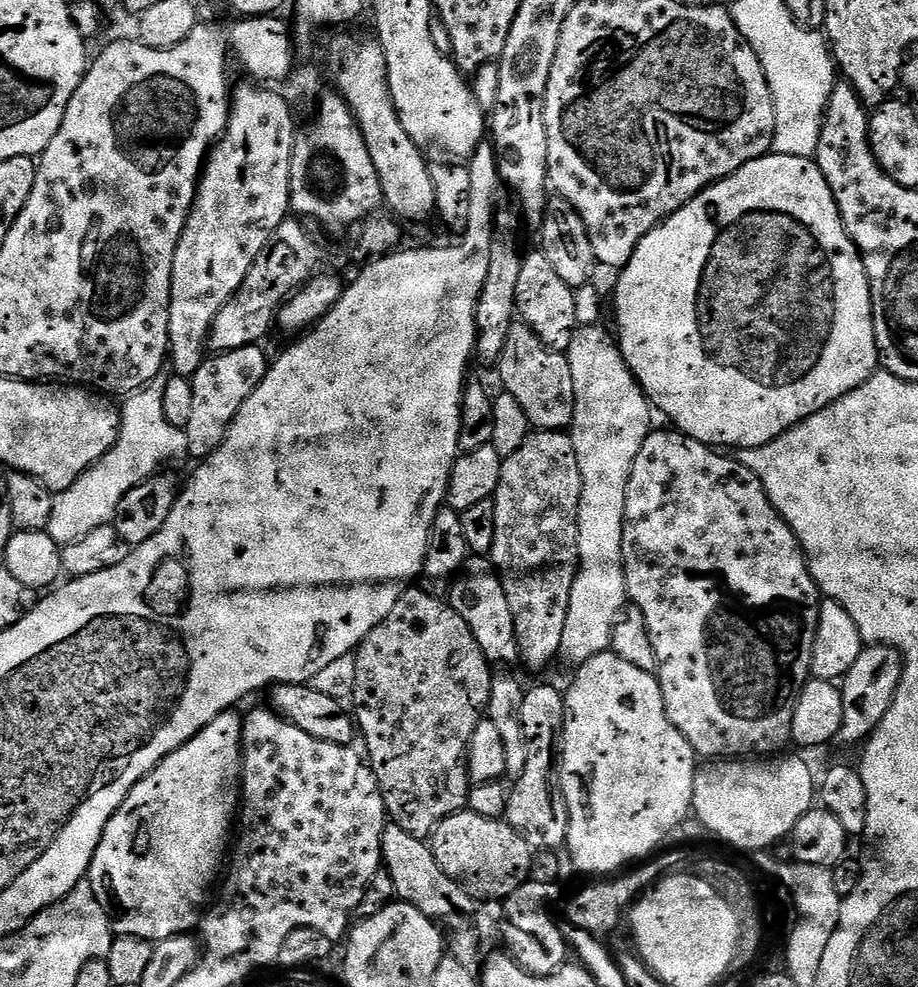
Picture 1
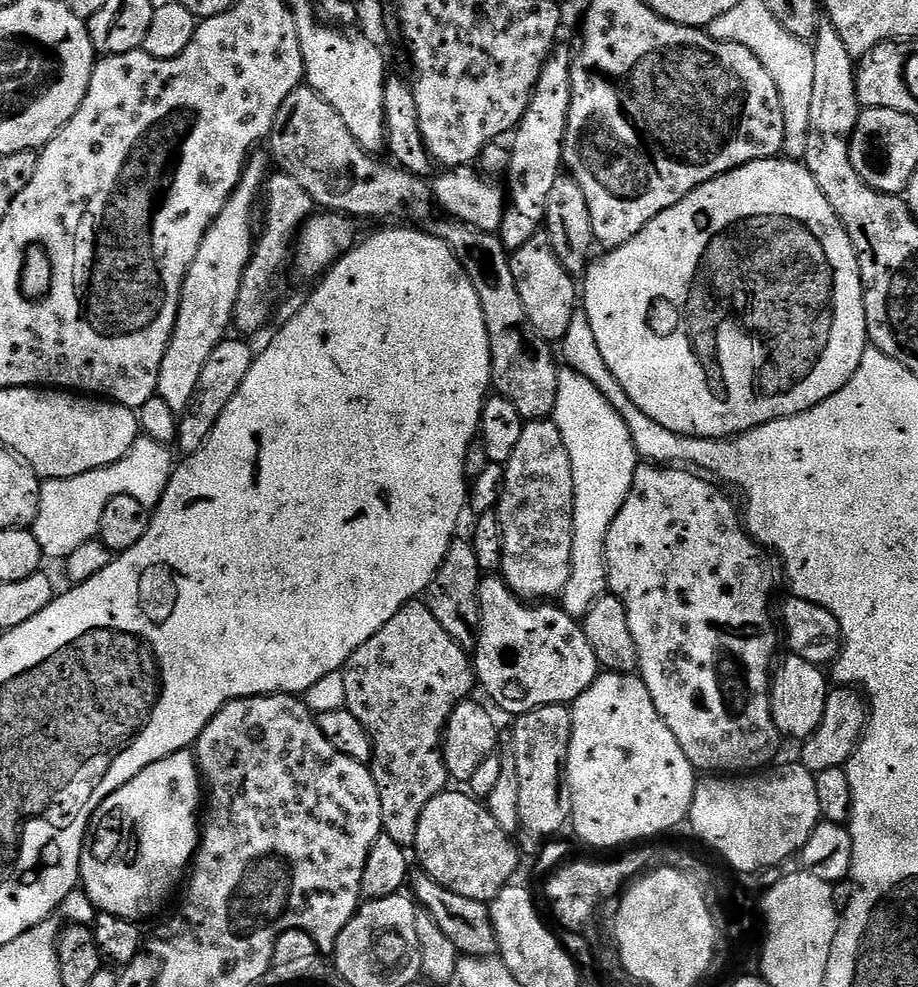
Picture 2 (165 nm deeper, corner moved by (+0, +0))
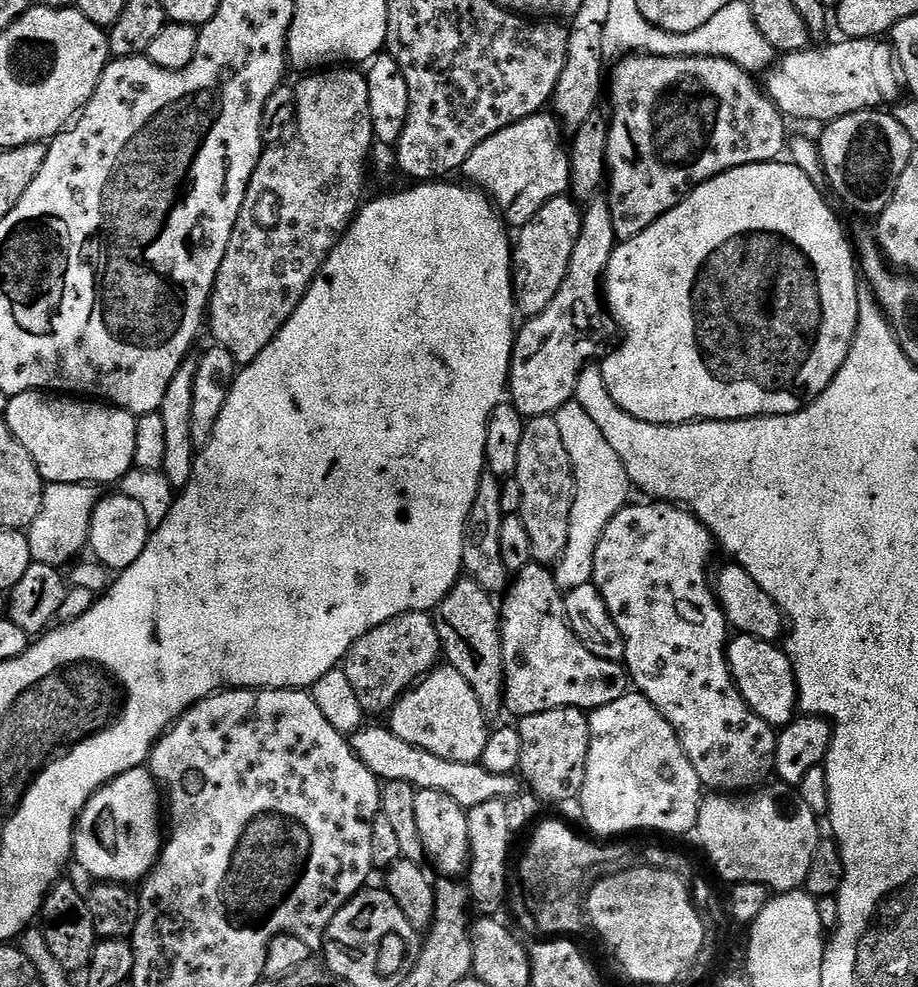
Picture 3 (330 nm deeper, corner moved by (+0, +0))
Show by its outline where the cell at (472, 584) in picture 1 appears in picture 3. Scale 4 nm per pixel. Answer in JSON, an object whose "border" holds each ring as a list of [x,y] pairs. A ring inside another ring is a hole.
{"border":[[[528,564],[511,577],[503,593],[500,633],[504,655],[504,707],[516,718],[555,708],[601,708],[630,691],[630,677],[623,663],[594,658],[574,634],[564,609],[555,571],[549,565]]]}

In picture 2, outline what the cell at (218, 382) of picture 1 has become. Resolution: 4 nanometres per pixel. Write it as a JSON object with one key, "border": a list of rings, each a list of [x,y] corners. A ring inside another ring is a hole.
{"border":[[[226,338],[210,354],[202,374],[198,374],[198,390],[194,390],[194,398],[190,398],[190,406],[179,417],[180,425],[176,435],[175,447],[181,448],[184,454],[196,452],[210,438],[210,430],[222,418],[222,410],[230,406],[230,398],[238,394],[238,386],[246,382],[246,374],[250,374],[250,366],[254,359],[254,351],[244,340]]]}

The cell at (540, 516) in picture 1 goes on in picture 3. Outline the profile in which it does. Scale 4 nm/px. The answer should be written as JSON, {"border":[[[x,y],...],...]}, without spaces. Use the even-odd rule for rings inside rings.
{"border":[[[555,415],[534,416],[525,423],[514,478],[518,486],[522,486],[519,516],[522,522],[526,522],[526,532],[530,534],[533,561],[555,565],[566,550],[566,542],[570,542],[570,510],[574,510],[576,493],[574,466],[566,445],[562,443],[562,430],[558,430]]]}

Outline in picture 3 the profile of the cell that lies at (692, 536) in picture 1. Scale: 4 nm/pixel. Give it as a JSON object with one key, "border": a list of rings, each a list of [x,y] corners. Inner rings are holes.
{"border":[[[667,502],[644,503],[648,504],[629,503],[618,514],[614,514],[614,518],[610,518],[610,526],[606,526],[606,530],[602,530],[598,550],[594,550],[592,583],[596,585],[596,589],[602,594],[602,598],[606,598],[610,618],[614,618],[614,626],[618,626],[618,630],[626,642],[626,654],[623,659],[626,671],[635,691],[645,696],[659,710],[662,718],[666,718],[666,722],[670,722],[670,726],[676,731],[676,737],[679,738],[681,746],[684,747],[684,753],[690,758],[701,785],[705,789],[715,790],[720,794],[736,794],[741,790],[755,789],[765,783],[763,780],[768,775],[770,777],[773,775],[776,767],[776,737],[778,732],[777,729],[771,728],[765,720],[758,718],[758,714],[754,714],[754,710],[750,710],[750,706],[744,701],[738,686],[734,682],[732,671],[728,665],[727,651],[730,625],[727,617],[724,616],[724,609],[720,607],[720,602],[716,599],[710,572],[708,576],[708,567],[712,564],[712,551],[717,551],[718,545],[712,539],[708,527],[693,512],[689,512],[687,508]]]}

